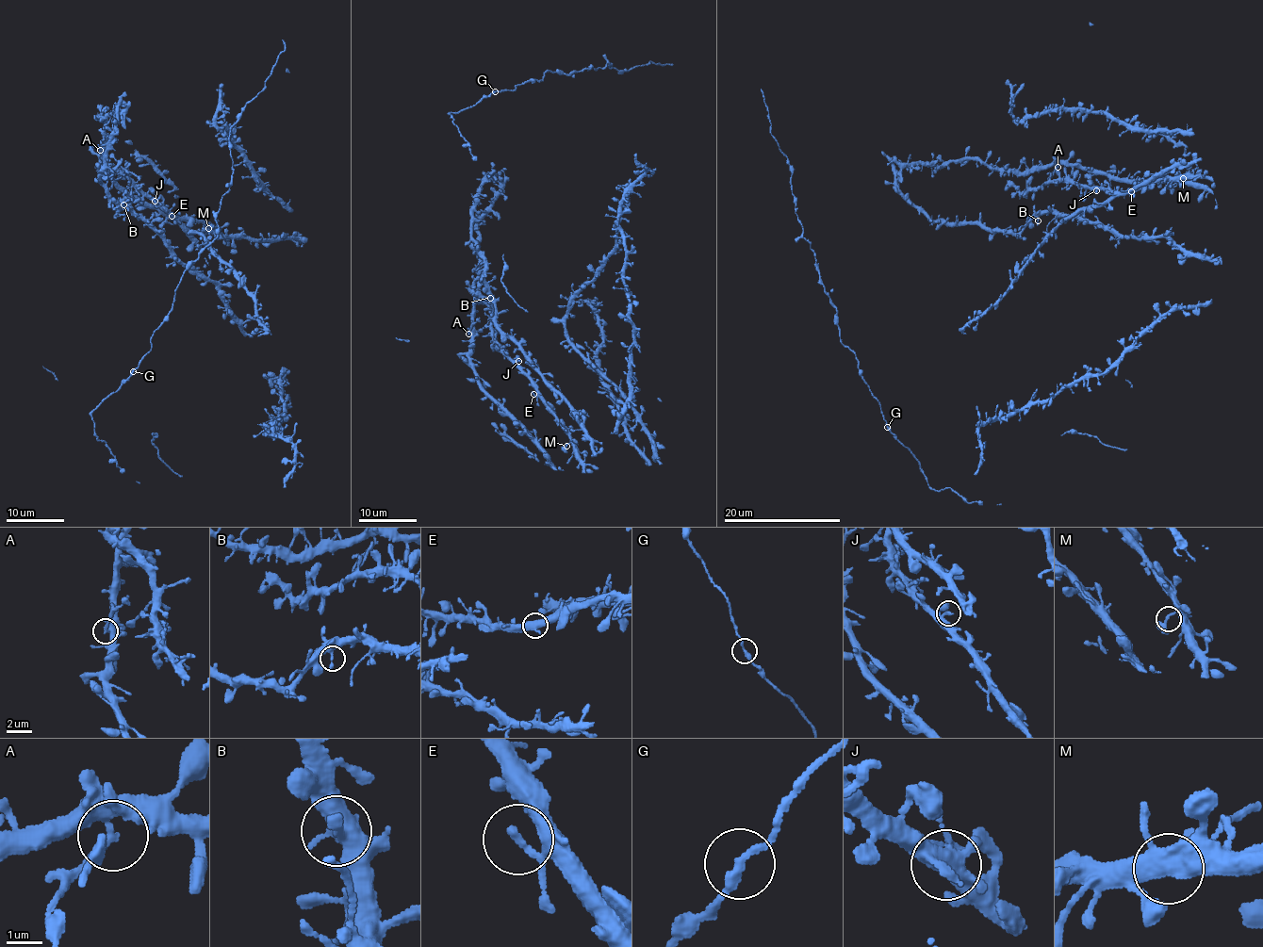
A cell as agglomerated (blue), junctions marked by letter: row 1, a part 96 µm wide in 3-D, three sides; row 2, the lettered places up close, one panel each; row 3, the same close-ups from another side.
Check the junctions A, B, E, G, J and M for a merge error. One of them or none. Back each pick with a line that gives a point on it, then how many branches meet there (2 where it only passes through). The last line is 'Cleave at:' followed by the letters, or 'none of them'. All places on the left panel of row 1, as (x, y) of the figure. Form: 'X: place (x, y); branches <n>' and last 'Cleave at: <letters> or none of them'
A: place (100, 150); branches 2
Cleave at: A

